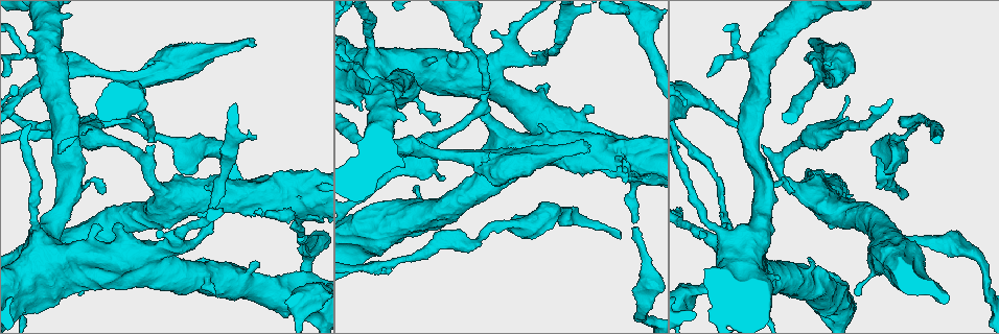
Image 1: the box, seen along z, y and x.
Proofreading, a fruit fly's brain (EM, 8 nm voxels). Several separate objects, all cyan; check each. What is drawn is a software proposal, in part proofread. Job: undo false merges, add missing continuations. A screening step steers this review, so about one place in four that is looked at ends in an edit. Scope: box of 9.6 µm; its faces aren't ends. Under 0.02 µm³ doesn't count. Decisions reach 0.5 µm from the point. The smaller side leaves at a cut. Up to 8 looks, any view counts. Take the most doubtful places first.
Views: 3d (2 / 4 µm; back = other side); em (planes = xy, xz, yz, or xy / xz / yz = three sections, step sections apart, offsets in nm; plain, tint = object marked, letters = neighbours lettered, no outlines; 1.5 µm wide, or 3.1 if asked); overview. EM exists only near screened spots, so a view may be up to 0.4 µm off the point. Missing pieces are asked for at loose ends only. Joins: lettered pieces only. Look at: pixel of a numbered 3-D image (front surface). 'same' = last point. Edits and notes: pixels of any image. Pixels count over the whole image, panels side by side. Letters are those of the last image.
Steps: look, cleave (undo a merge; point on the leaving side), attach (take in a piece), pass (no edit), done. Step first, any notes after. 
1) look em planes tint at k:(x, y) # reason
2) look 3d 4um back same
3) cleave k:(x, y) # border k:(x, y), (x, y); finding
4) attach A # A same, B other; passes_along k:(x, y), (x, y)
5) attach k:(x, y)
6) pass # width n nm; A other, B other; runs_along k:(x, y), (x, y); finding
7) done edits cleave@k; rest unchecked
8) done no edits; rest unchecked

look em planes plain at 1:(484, 87) # free end

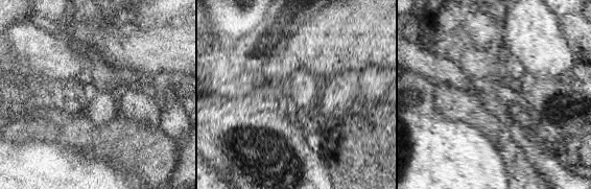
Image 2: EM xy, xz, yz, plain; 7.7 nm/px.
look em planes letters same

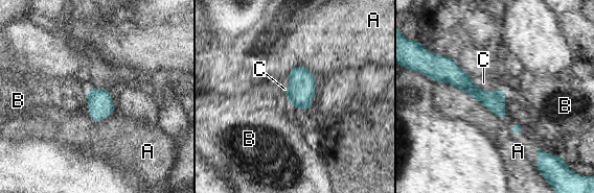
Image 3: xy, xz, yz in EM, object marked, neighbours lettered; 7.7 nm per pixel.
pass # longest_contact A 600 nm; A other, B other, C other; border 3:(438, 81), (506, 118); none of them fits

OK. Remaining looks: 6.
look 3d 2um at 1:(621, 236) # free end

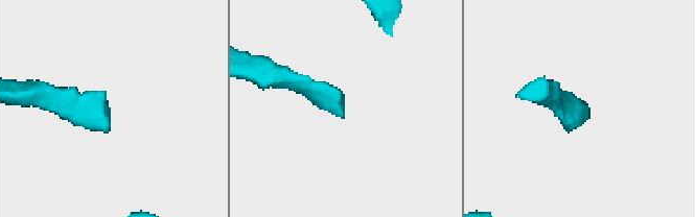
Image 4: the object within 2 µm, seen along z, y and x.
look em planes plain at 4:(585, 120)

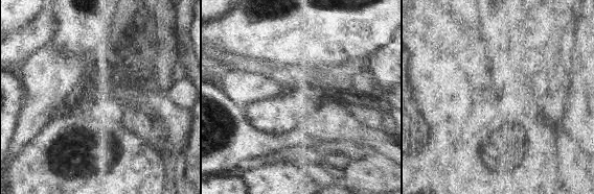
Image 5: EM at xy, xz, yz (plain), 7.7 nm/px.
look em planes letters same

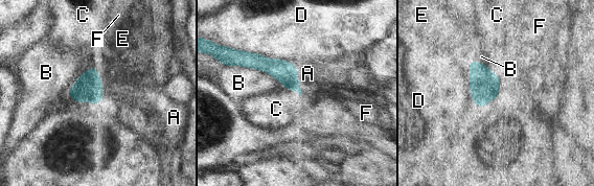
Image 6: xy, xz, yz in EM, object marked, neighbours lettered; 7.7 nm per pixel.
attach A # longest_contact D 440 nm; A same, B other, C other, D other, E other, F other; passes_along 6:(88, 88), (101, 84), (115, 89); it goes on there

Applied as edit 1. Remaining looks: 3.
look overview # see it whole again

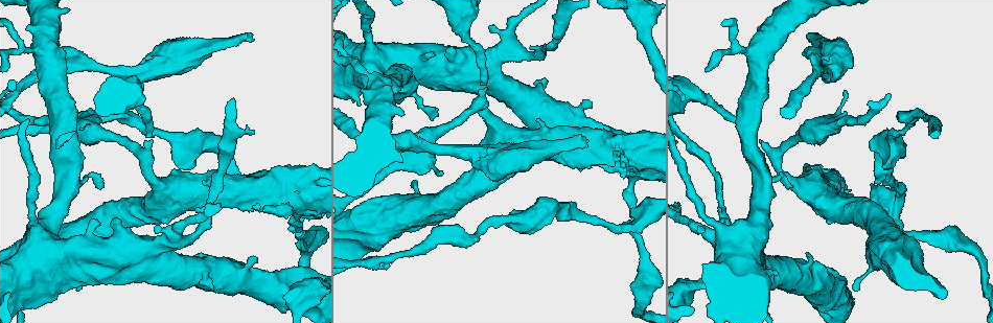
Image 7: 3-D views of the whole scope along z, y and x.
look em xy step 8 letters at 7:(875, 182) # an open end

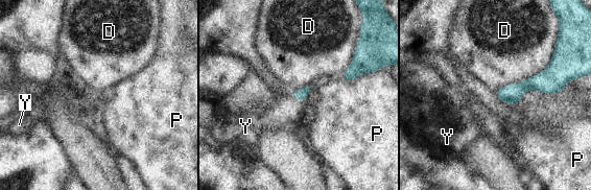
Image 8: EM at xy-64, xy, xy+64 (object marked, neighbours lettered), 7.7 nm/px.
look em planes letters same # another direction

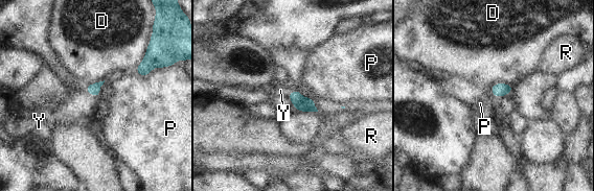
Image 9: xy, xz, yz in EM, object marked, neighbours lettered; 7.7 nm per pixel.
attach Y # D other, P other, R other, Y same; it goes on there

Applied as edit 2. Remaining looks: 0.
done edits attach@6, attach@9; rest unchecked

